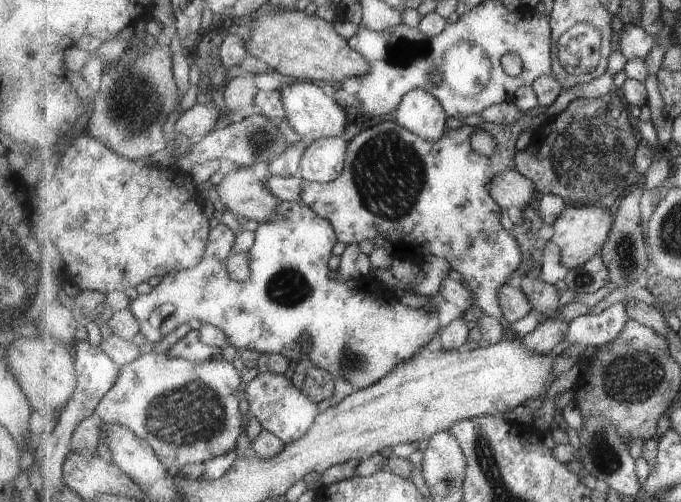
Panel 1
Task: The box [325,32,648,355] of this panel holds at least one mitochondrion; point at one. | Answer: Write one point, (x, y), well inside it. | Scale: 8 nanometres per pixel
(591, 161)

